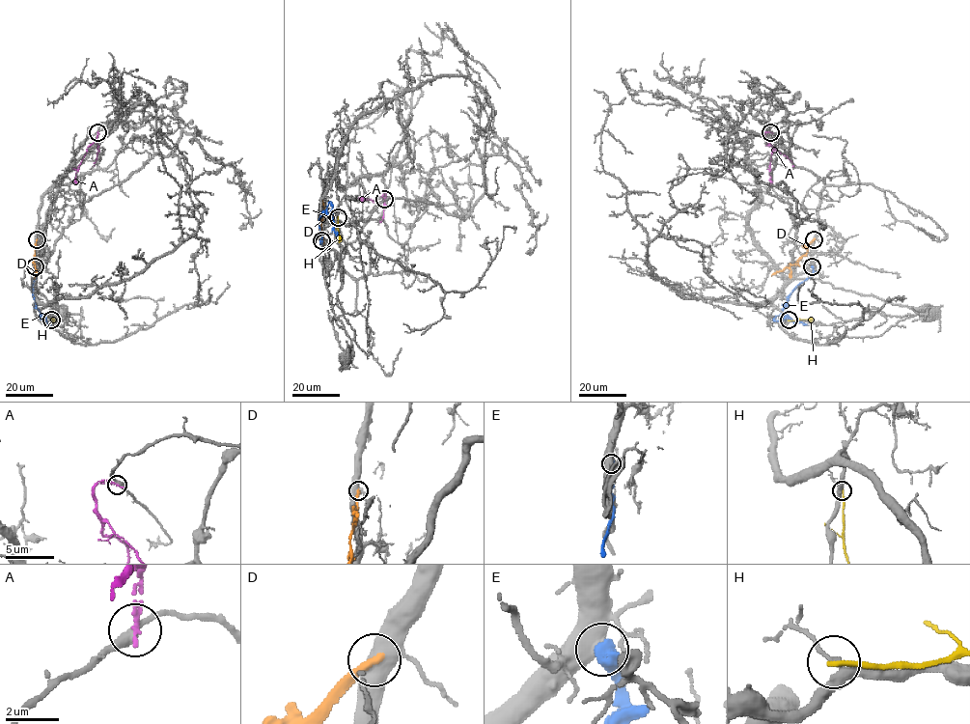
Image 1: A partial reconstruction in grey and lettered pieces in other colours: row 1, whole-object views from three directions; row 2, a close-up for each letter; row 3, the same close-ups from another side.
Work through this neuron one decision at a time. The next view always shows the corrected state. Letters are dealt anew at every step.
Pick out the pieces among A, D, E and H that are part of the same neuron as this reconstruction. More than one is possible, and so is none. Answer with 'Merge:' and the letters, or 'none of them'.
Merge: none of them

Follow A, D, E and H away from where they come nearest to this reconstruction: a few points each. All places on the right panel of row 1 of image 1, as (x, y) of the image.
A: (770, 132), (765, 132), (766, 144), (773, 148), (769, 183)
D: (814, 239), (796, 261), (771, 275)
E: (812, 266), (813, 273), (792, 292), (783, 310), (792, 320), (807, 325)
H: (789, 320), (813, 320)

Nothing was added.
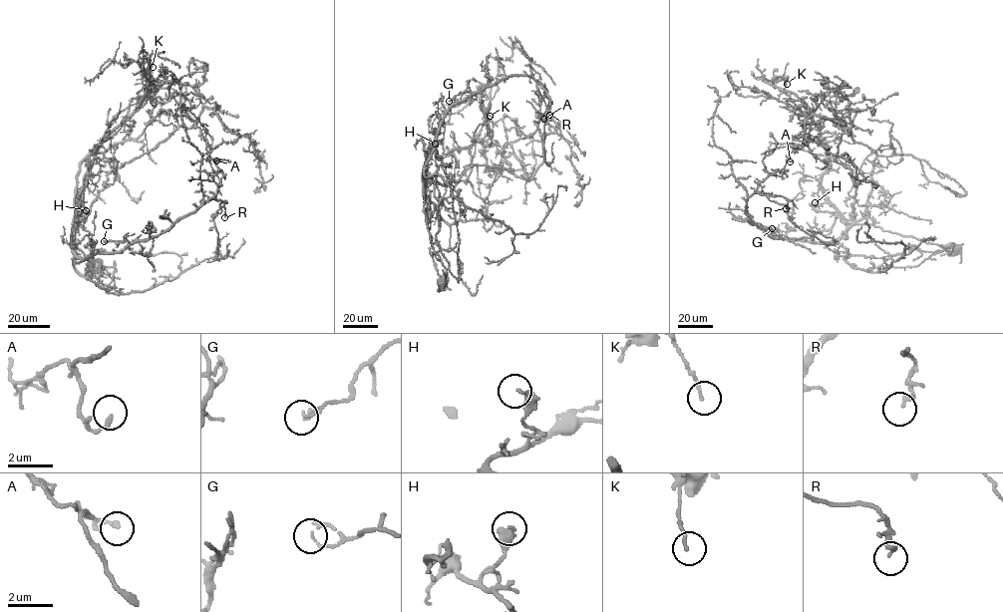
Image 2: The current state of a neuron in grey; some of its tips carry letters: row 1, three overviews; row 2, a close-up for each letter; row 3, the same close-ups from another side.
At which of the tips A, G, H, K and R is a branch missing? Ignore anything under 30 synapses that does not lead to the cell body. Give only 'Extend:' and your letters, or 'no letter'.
Extend: no letter

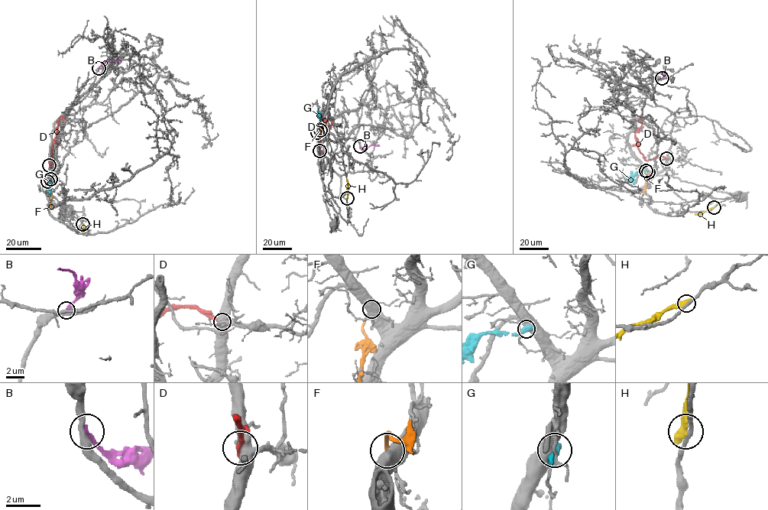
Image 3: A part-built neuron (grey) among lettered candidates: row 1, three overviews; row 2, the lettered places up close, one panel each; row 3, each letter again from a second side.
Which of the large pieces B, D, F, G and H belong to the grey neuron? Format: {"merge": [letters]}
{"merge": []}

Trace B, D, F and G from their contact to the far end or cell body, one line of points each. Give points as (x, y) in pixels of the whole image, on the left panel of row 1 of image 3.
B: (98, 68), (107, 60), (121, 62)
D: (50, 165), (58, 120), (61, 117), (64, 118)
F: (47, 181), (52, 208)
G: (50, 179), (49, 192), (47, 186)

